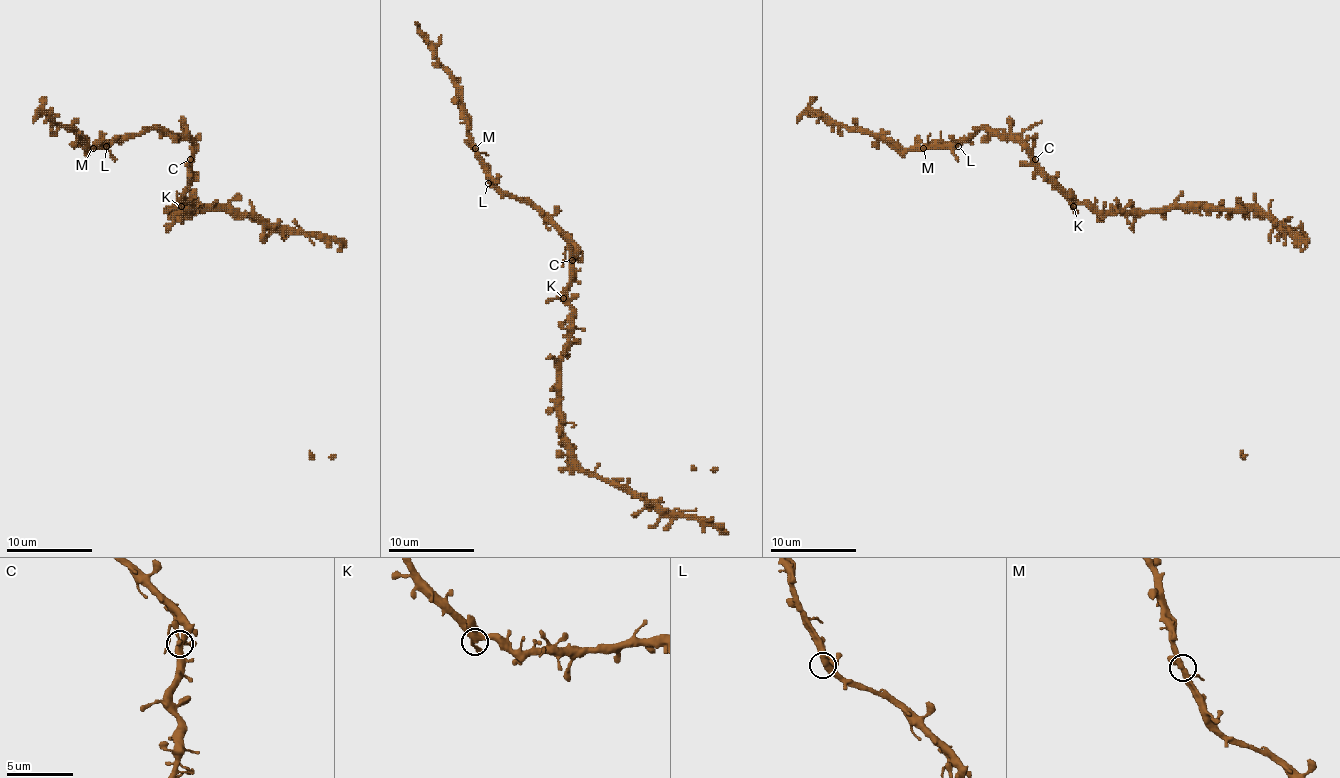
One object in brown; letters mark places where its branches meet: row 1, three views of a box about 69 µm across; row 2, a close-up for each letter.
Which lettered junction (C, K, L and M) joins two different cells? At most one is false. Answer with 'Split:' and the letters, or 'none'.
Split: none

